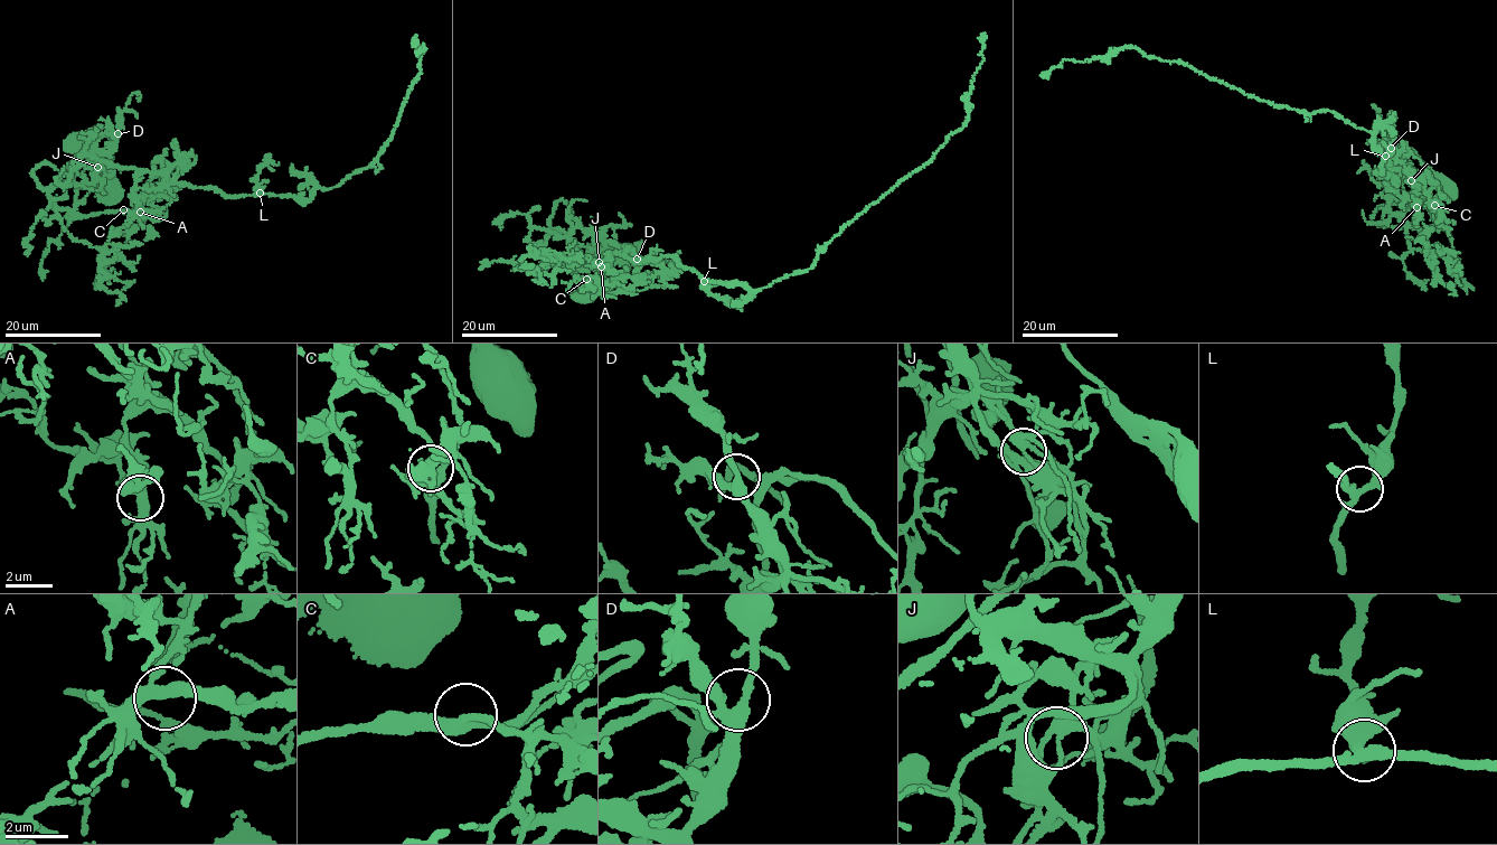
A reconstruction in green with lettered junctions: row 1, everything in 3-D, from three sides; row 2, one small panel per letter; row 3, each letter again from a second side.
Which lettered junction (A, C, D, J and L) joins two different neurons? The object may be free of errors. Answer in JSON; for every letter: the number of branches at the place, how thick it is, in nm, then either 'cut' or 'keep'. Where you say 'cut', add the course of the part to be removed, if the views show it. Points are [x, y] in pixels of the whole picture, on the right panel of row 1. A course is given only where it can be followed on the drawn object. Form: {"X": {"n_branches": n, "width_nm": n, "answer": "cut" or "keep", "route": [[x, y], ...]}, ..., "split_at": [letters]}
{"A": {"n_branches": 3, "width_nm": 320, "answer": "keep"}, "C": {"n_branches": 3, "width_nm": 300, "answer": "keep"}, "D": {"n_branches": 3, "width_nm": 320, "answer": "keep"}, "J": {"n_branches": 3, "width_nm": 300, "answer": "cut", "route": [[1411, 180], [1422, 186], [1437, 225], [1424, 238], [1449, 294]]}, "L": {"n_branches": 3, "width_nm": 300, "answer": "keep"}, "split_at": ["J"]}

